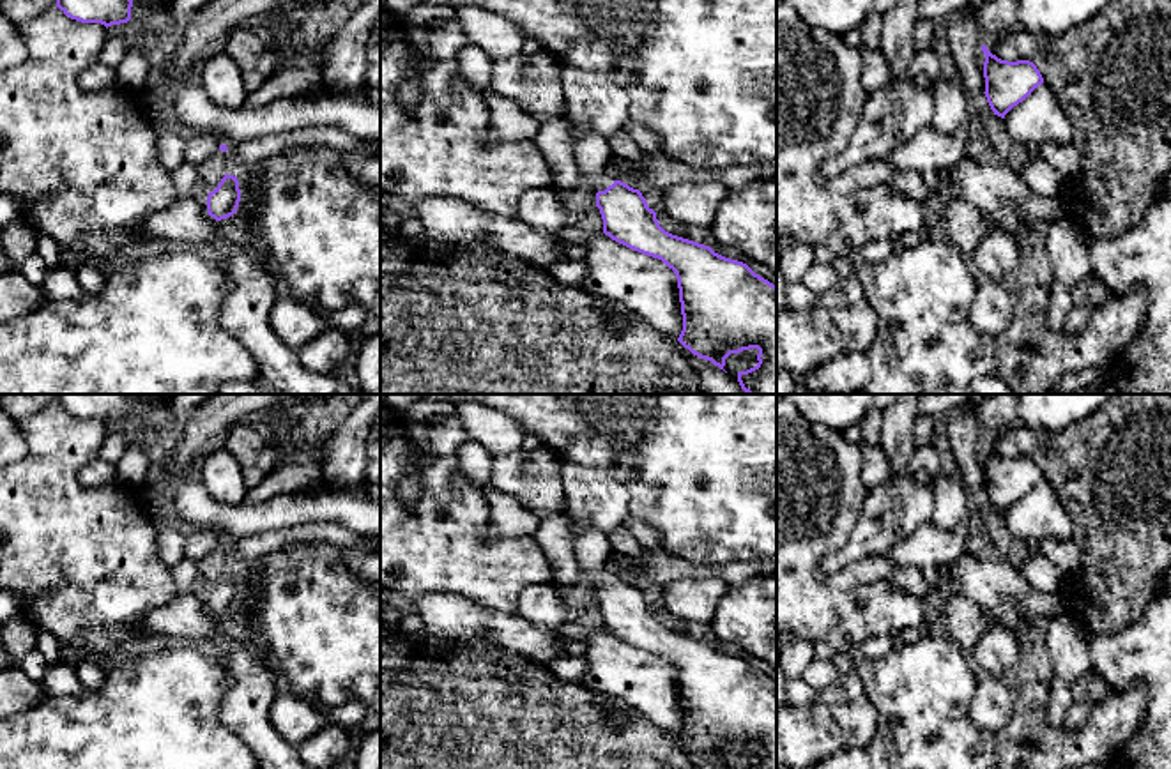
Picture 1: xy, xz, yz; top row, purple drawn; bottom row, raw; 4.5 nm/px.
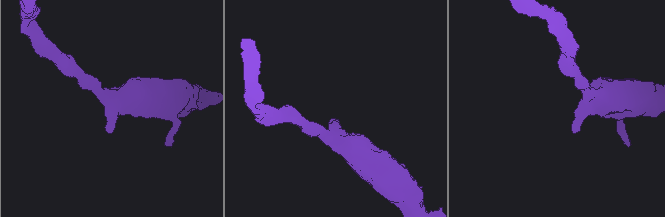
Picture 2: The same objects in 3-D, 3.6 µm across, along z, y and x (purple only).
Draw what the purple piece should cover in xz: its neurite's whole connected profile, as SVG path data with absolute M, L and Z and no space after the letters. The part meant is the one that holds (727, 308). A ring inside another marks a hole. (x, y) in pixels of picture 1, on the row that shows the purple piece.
M566 110L561 117L570 126L573 157L580 177L587 179L591 189L596 191L603 233L633 251L662 260L674 270L683 315L683 331L677 341L693 355L711 361L720 369L723 369L731 354L757 348L759 362L746 371L739 371L738 382L746 394L777 394L777 286L743 262L725 258L709 246L665 232L642 193L616 180L608 171L607 164L612 152L607 138L573 124Z

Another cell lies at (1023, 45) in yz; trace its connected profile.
M1021 30L1017 34L996 37L985 41L987 49L1001 60L1017 62L1029 60L1037 57L1040 49L1044 49L1052 37L1045 34L1029 34Z

